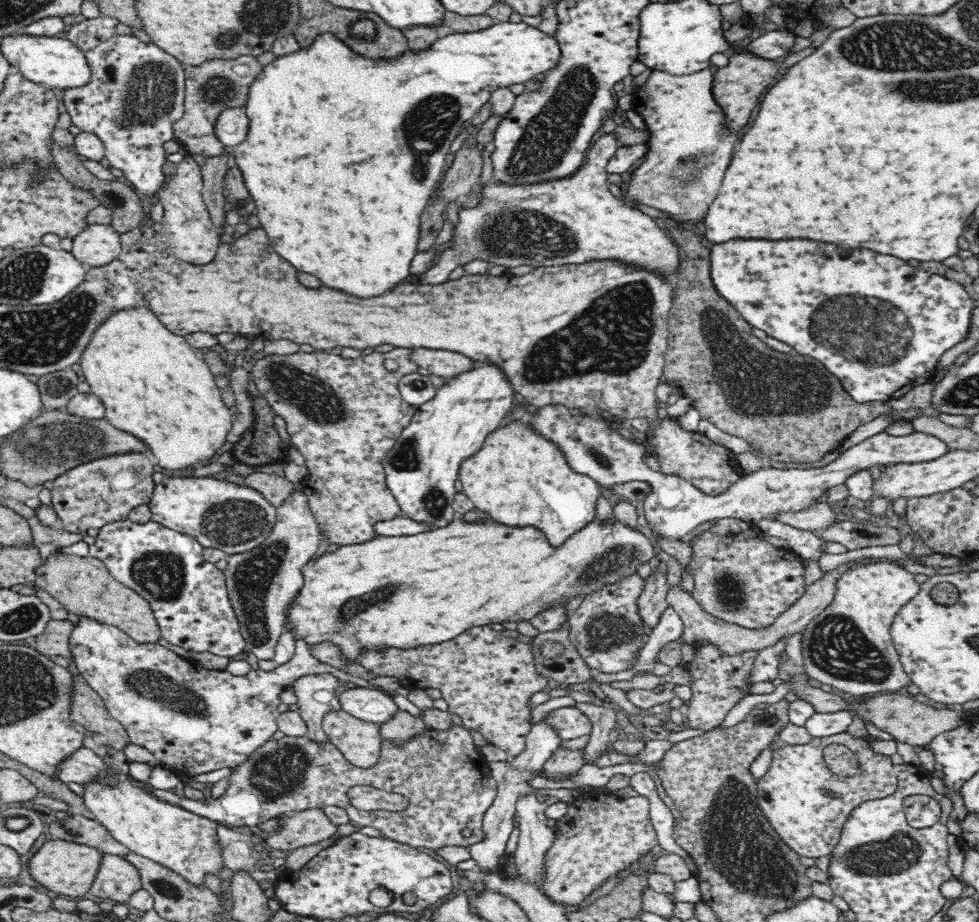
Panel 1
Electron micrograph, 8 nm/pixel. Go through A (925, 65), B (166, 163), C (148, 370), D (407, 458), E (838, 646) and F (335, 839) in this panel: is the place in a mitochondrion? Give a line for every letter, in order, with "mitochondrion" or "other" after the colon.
A: mitochondrion
B: other
C: other
D: mitochondrion
E: mitochondrion
F: other

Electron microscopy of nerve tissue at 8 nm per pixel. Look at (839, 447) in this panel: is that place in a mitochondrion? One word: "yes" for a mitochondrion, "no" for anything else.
no

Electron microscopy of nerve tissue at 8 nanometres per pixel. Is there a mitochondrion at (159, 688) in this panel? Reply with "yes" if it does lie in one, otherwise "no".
yes

